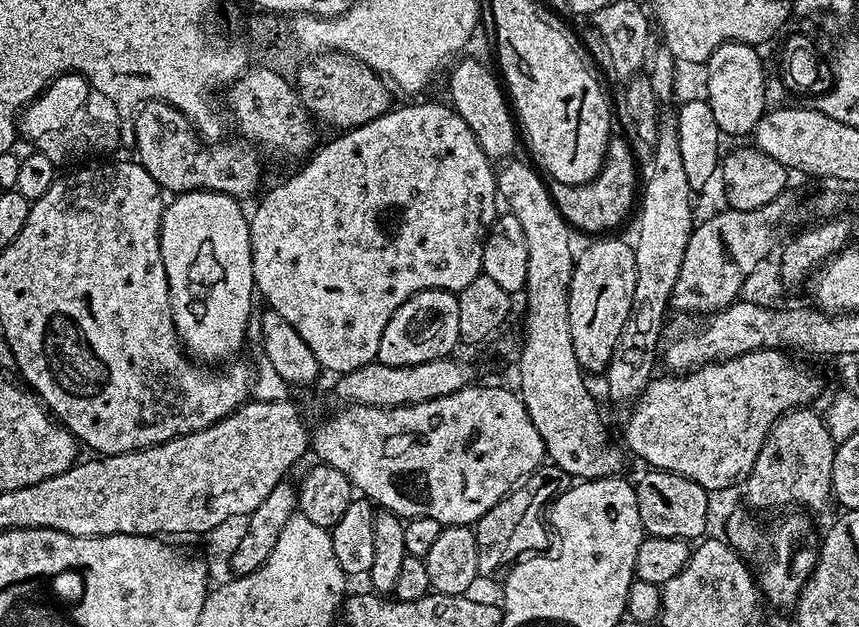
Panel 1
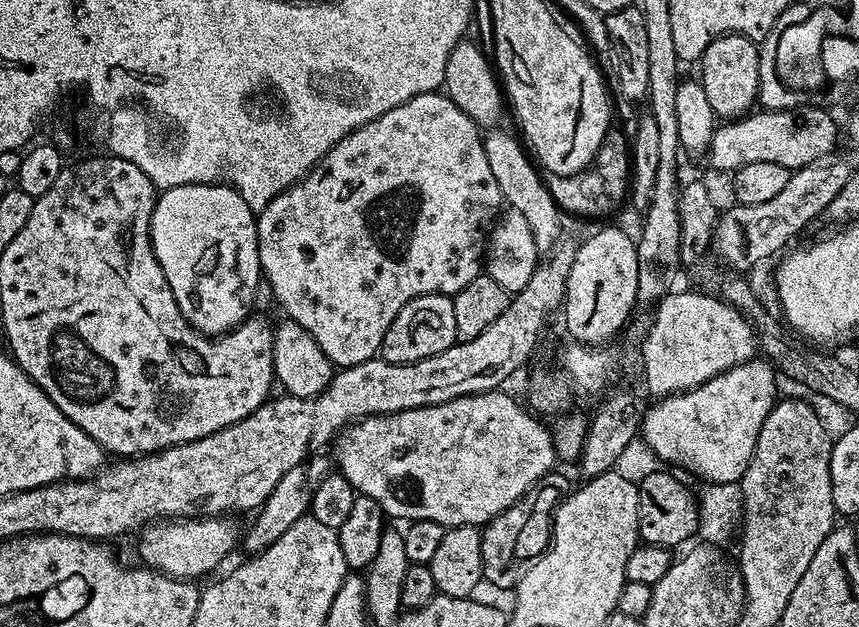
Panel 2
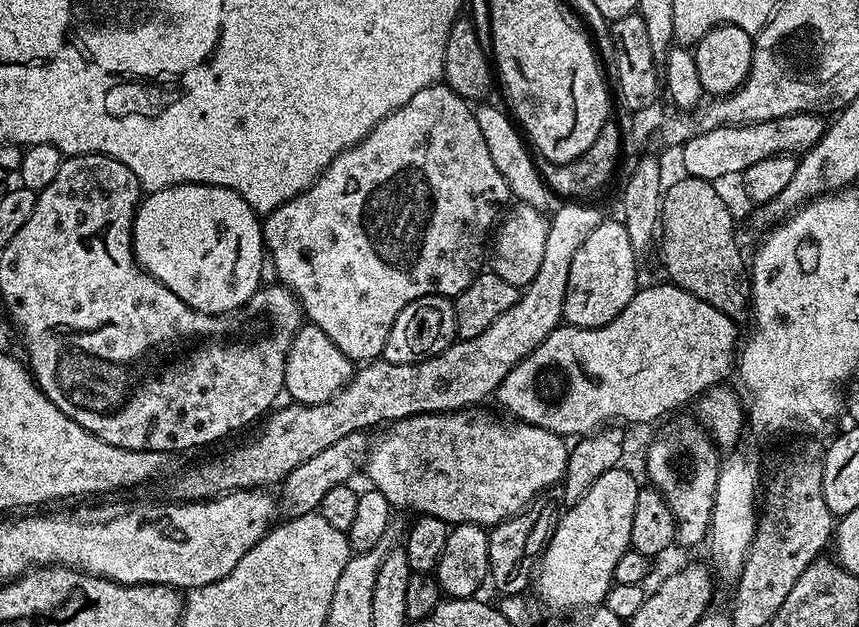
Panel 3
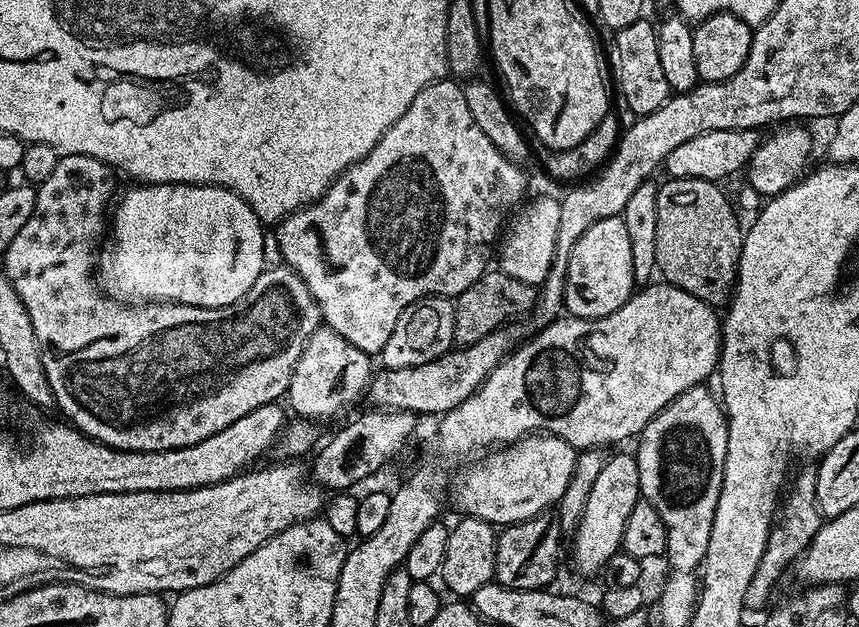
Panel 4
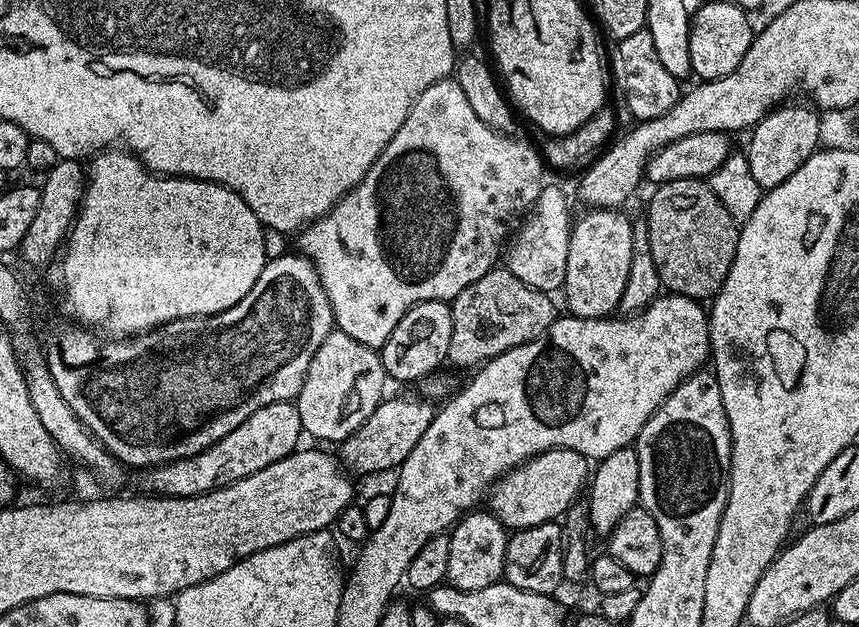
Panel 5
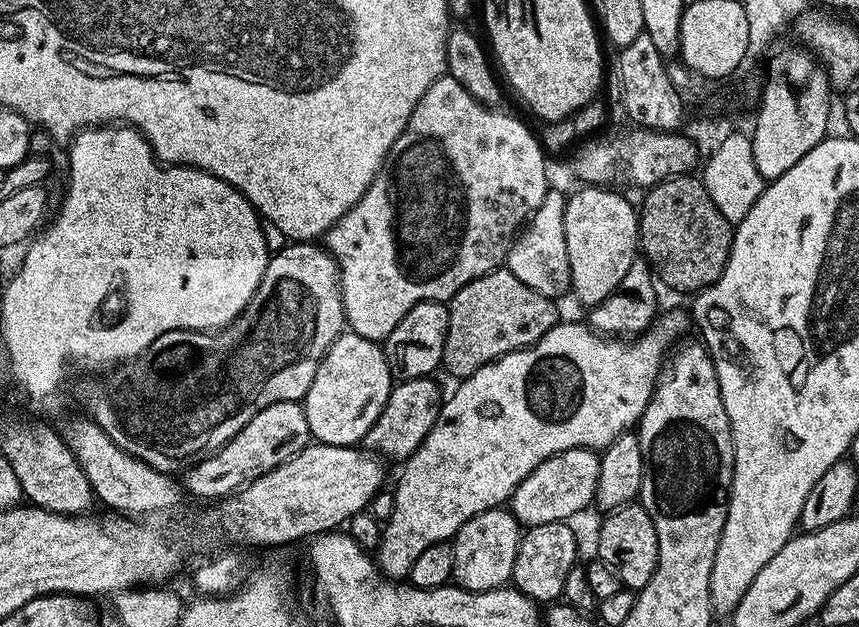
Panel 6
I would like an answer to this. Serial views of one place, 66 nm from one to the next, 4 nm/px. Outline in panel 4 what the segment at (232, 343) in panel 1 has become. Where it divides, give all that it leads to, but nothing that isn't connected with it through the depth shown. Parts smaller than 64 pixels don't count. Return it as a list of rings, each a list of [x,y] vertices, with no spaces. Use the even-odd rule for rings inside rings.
[[[137,183],[132,187],[136,188],[115,201],[110,216],[110,232],[116,235],[116,245],[112,248],[114,279],[121,280],[134,295],[144,296],[140,298],[167,298],[174,304],[199,308],[230,306],[254,286],[266,267],[266,228],[237,192],[217,188],[215,184]]]

